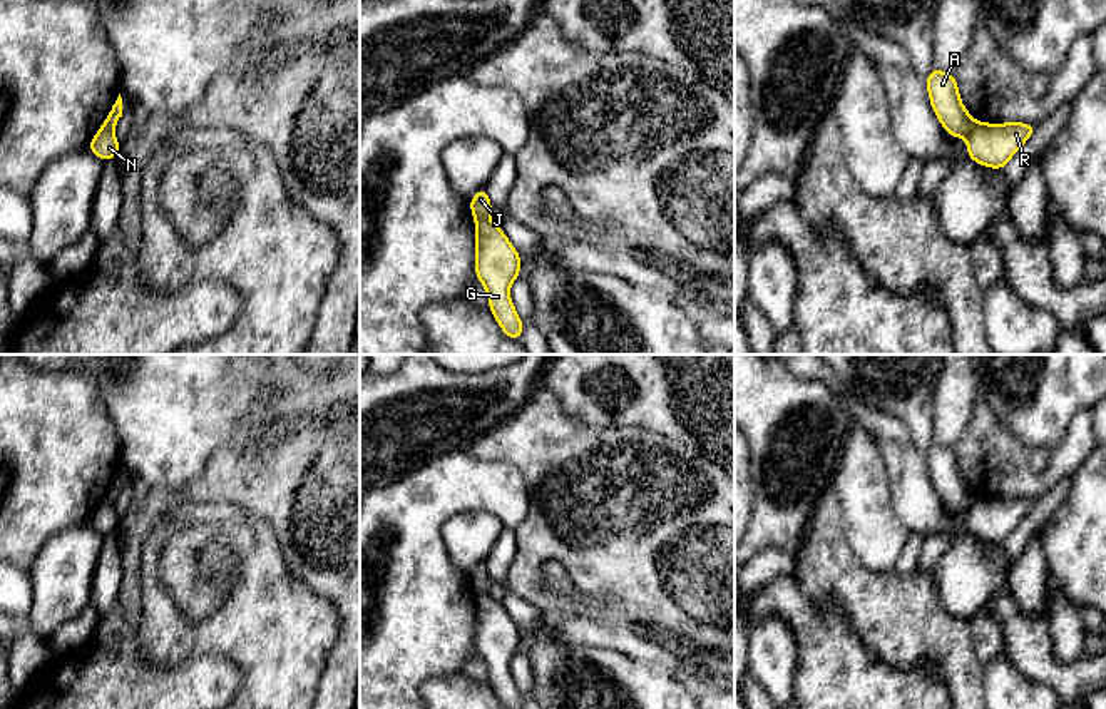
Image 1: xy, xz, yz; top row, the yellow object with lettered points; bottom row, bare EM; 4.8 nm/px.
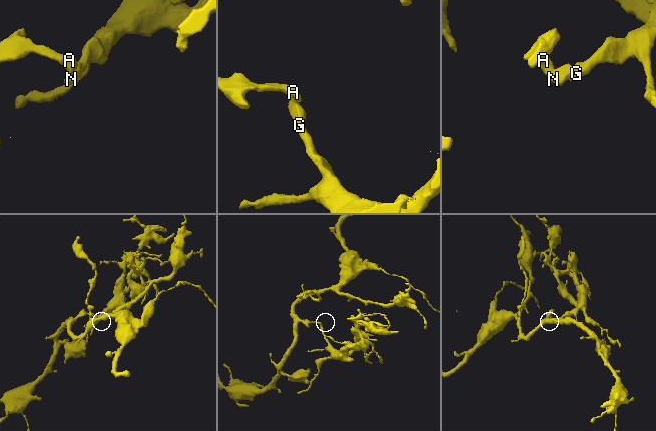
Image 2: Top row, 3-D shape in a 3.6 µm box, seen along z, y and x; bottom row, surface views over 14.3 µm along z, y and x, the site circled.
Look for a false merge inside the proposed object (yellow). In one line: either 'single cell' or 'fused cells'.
fused cells

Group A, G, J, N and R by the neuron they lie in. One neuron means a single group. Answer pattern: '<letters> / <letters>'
A J / G N R

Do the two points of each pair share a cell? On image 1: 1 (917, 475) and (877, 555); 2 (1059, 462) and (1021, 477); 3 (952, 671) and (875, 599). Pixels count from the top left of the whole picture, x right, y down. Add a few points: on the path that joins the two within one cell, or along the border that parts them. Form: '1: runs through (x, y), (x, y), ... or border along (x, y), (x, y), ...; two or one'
1: border along (887, 477), (892, 510), (909, 530); two
2: runs through (1049, 472), (1044, 477), (1031, 477); one
3: runs through (947, 647), (909, 609), (899, 609); one

